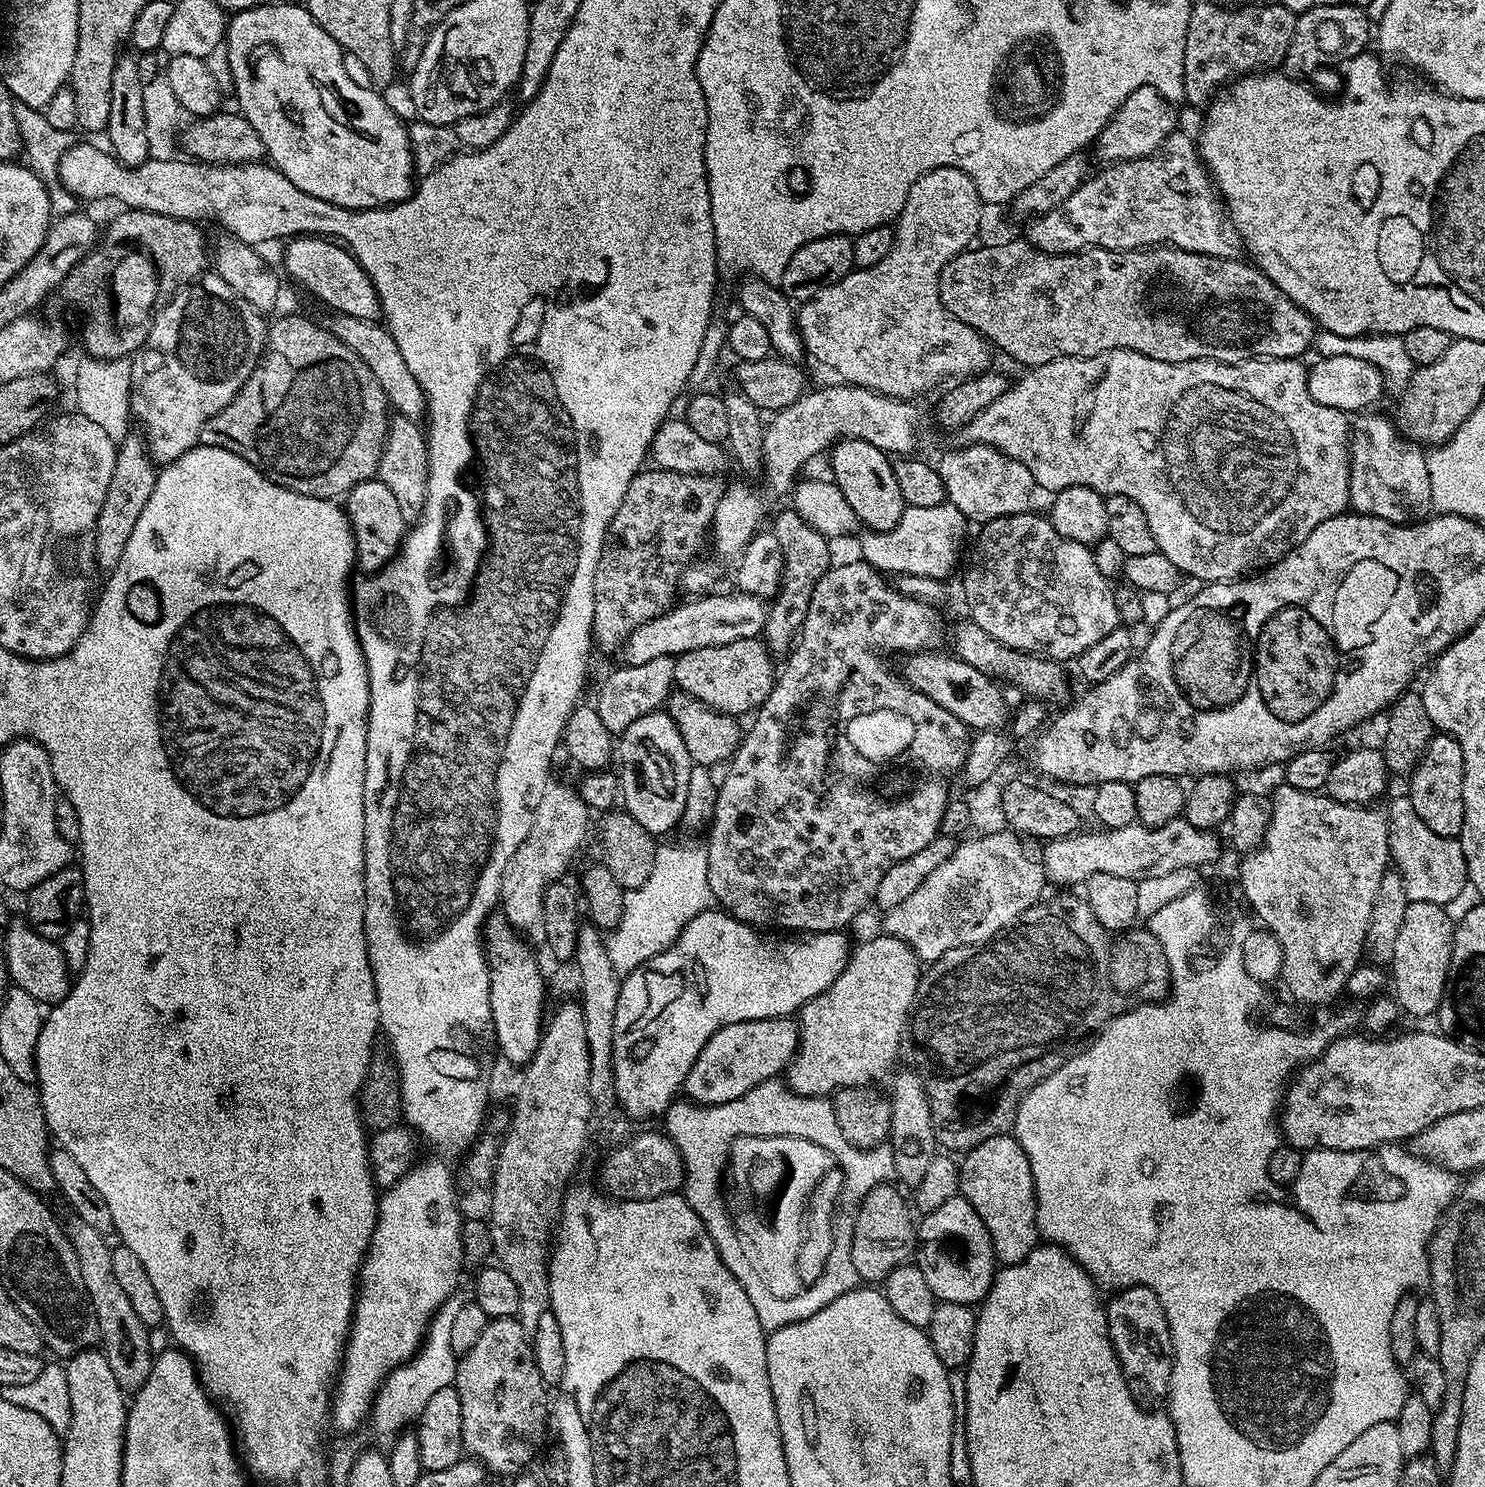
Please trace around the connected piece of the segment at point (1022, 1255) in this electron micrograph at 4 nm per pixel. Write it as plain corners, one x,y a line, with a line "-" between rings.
1007,1134
994,1138
989,1138
986,1142
982,1142
980,1146
975,1146
969,1152
963,1153
962,1159
959,1161
960,1165
960,1190
959,1195
966,1198
966,1202
970,1202
970,1206
974,1206
974,1210
978,1210
978,1218
982,1218
982,1222
986,1226
986,1230
990,1234
990,1242
993,1250
996,1251
996,1259
1001,1265
1007,1266
1009,1264
1017,1264
1026,1259
1033,1250
1038,1247
1038,1229
1036,1227
1036,1191
1034,1190
1034,1180
1032,1178
1032,1171
1030,1164
1026,1158
1026,1154
1022,1150
1022,1146
1016,1141
1015,1135

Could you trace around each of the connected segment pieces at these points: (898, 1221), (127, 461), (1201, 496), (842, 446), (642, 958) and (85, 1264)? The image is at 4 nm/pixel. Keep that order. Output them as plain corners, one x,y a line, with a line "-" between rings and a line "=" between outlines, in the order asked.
892,1182
876,1184
859,1201
860,1209
854,1212
850,1258
854,1258
854,1266
858,1270
861,1281
883,1282
895,1268
905,1263
918,1247
918,1228
914,1220
912,1224
912,1216
914,1217
913,1209
910,1207
909,1201
908,1204
904,1201
904,1196
899,1190
901,1191
=
129,431
128,436
119,441
114,462
114,474
110,474
110,486
106,486
106,502
102,502
102,510
98,510
96,523
96,567
100,570
111,570
118,566
118,558
122,558
122,550
126,550
126,542
130,542
130,534
134,534
134,525
146,502
150,502
150,494
154,494
154,482
158,475
157,465
153,464
148,454
148,445
139,431
=
1115,348
1109,352
1103,352
1097,356
1063,356
1054,362
1046,362
1040,364
1036,368
1028,368
1025,376
1020,381
1013,383
1006,390
1006,394
1002,394
1002,398
998,398
998,402
990,402
990,406
986,406
986,410
982,410
971,420
962,430
963,439
970,444
991,444
993,448
1000,449
1005,456
1020,460
1022,466
1026,466
1026,470
1030,470
1032,479
1037,489
1045,488
1048,494
1061,492
1064,488
1070,486
1086,486
1093,488
1099,492
1101,496
1107,498
1109,496
1125,496
1130,498
1130,502
1138,502
1138,506
1142,506
1142,514
1146,514
1146,522
1150,522
1150,534
1154,534
1154,542
1157,549
1163,556
1170,558
1170,562
1175,566
1177,573
1184,574
1189,572
1194,579
1199,582
1227,582
1229,580
1239,580
1247,577
1249,574
1255,573
1257,570
1263,570
1270,564
1276,563
1284,557
1287,552
1294,550
1294,546
1301,544
1306,538
1310,538
1310,530
1314,530
1314,526
1322,526
1322,522
1326,522
1326,518
1334,518
1341,515
1349,507
1348,495
1350,494
1350,466
1348,465
1348,442
1350,439
1350,420
1345,413
1334,410
1330,406
1322,406
1322,402
1314,402
1314,398
1310,398
1310,390
1308,389
1308,368
1300,365
1301,361
1296,358
1257,358
1255,360
1243,360
1237,364
1223,364
1217,360
1191,360
1190,362
1166,362
1158,358
1150,358
1141,352
1135,352
1133,348
=
841,438
831,445
831,479
840,488
842,495
850,504
859,523
874,532
894,530
906,507
902,490
898,490
898,478
889,453
883,452
870,442
851,438
=
663,844
656,849
656,861
650,870
650,878
642,882
642,886
625,891
624,905
620,921
606,936
608,957
618,974
627,974
636,968
644,967
644,963
654,958
662,950
666,950
676,941
680,932
688,925
690,918
709,911
714,901
710,882
708,881
708,853
696,844
=
69,1215
66,1220
68,1241
74,1246
78,1266
82,1270
82,1282
92,1303
92,1309
96,1315
96,1327
98,1340
102,1345
102,1351
106,1362
110,1362
110,1370
114,1370
114,1378
118,1386
125,1394
134,1394
146,1382
146,1378
152,1369
154,1349
150,1339
150,1329
147,1324
134,1314
134,1306
122,1291
122,1286
114,1278
114,1266
112,1265
112,1248
107,1244
105,1233
94,1230
82,1218

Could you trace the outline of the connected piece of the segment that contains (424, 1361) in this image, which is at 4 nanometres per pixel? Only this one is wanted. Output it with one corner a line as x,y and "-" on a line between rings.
453,1294
446,1300
438,1311
428,1321
421,1348
408,1362
395,1368
380,1385
370,1414
374,1428
378,1435
393,1439
400,1431
419,1417
430,1397
437,1390
446,1389
455,1383
456,1370
459,1364
457,1357
451,1349
451,1329
457,1315
464,1303
463,1297

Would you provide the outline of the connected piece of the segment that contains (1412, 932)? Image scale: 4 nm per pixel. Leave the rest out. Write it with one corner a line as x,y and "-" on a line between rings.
1414,901
1406,906
1390,965
1390,984
1396,987
1394,999
1403,1011
1405,1008
1412,1016
1428,1016
1439,1009
1450,970
1455,933
1445,905

